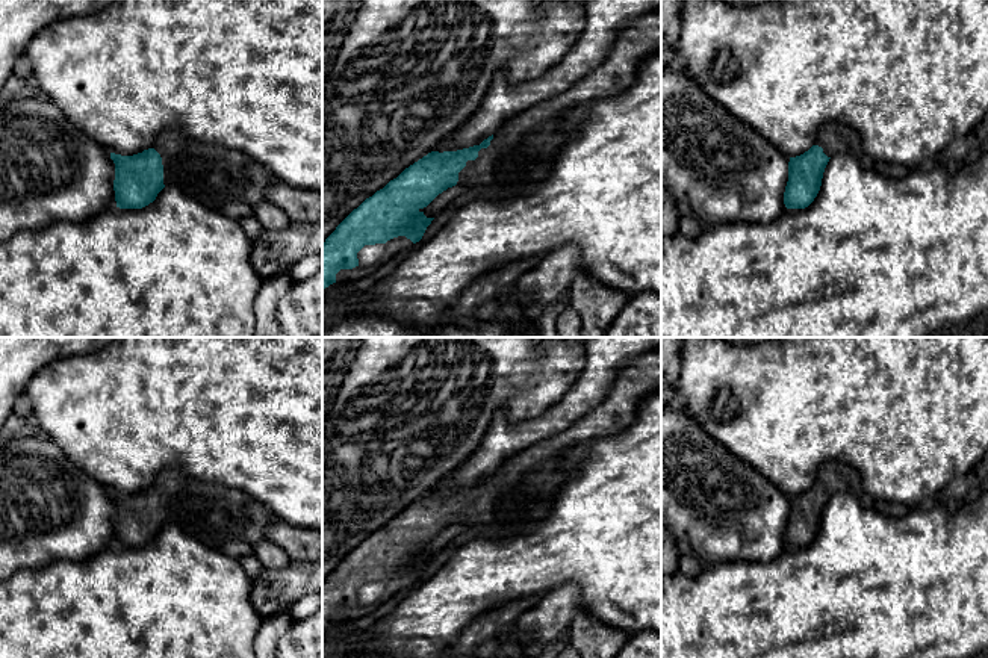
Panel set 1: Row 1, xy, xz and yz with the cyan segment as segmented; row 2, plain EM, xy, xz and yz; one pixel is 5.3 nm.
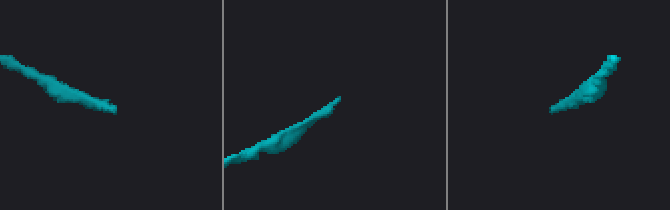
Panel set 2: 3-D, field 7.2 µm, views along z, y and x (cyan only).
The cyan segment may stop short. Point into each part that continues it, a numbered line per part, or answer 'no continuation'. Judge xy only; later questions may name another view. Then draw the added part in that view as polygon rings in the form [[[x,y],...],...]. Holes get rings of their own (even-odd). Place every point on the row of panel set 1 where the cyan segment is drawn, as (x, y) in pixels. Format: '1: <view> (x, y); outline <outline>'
1: xy (212, 174); outline [[[176,127],[160,132],[151,148],[162,157],[165,186],[174,186],[203,206],[218,212],[222,212],[228,201],[244,201],[250,206],[266,201],[266,191],[277,183],[277,178],[266,166],[247,154],[200,142]]]

